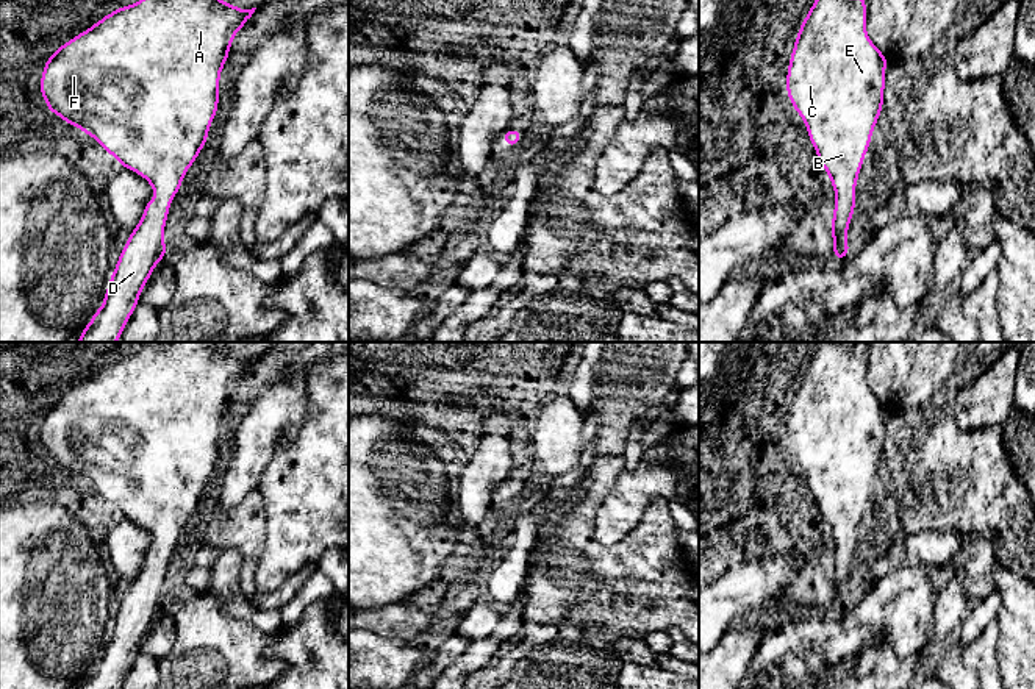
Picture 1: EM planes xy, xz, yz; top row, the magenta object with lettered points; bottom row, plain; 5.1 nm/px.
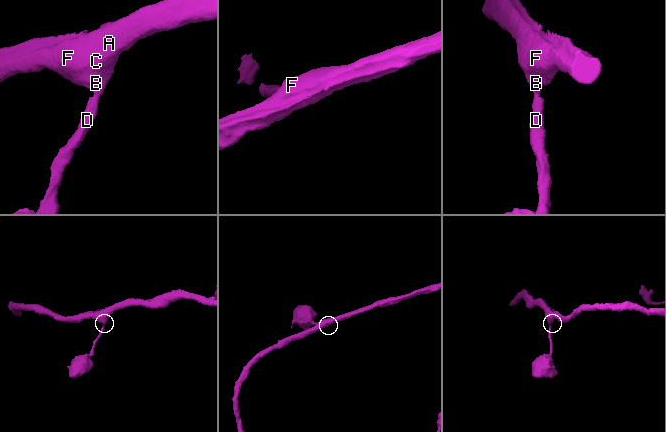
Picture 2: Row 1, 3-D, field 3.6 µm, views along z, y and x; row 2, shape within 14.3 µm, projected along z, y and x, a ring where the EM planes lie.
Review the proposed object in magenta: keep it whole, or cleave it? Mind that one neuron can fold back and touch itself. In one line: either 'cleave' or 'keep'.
keep

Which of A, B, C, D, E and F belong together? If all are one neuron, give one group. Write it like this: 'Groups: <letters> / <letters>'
Groups: A B C D E F

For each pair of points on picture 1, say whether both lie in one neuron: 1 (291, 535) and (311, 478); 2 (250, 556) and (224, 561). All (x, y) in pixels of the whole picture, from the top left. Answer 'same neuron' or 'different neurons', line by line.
1: same neuron
2: different neurons

